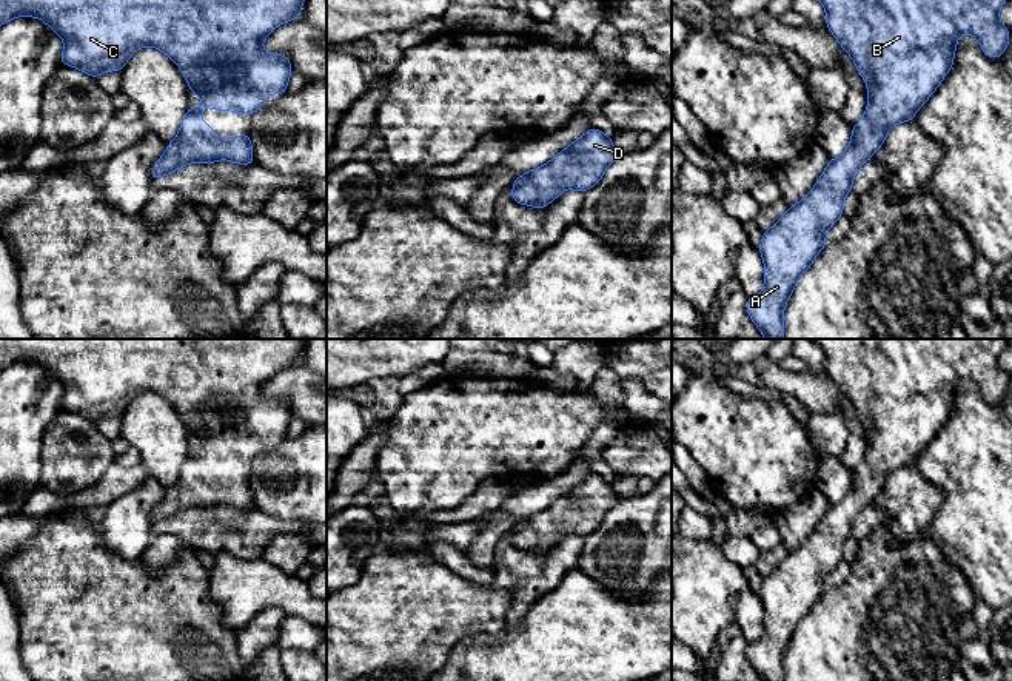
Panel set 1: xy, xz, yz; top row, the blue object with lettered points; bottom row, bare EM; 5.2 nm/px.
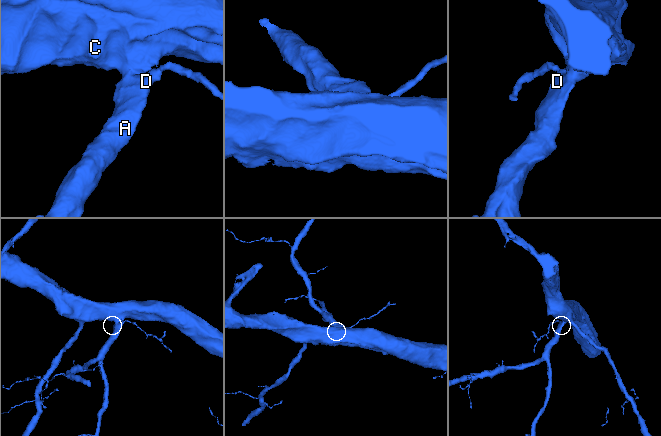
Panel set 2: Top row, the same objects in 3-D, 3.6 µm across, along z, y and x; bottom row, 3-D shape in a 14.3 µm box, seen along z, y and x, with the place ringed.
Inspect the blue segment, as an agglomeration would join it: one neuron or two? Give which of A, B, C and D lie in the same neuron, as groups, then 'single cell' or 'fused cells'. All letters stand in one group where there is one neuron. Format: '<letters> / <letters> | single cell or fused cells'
A B C D | single cell

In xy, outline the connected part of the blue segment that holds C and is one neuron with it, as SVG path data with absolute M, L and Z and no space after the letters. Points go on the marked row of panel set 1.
M0 0L0 26L15 17L35 17L45 22L63 40L62 65L80 69L97 79L102 72L122 71L129 57L140 48L154 46L173 59L180 68L194 92L209 109L234 111L242 116L254 114L265 105L270 94L277 92L280 97L287 92L288 80L293 72L290 59L285 54L271 54L262 48L262 42L279 26L294 18L300 18L303 0Z

